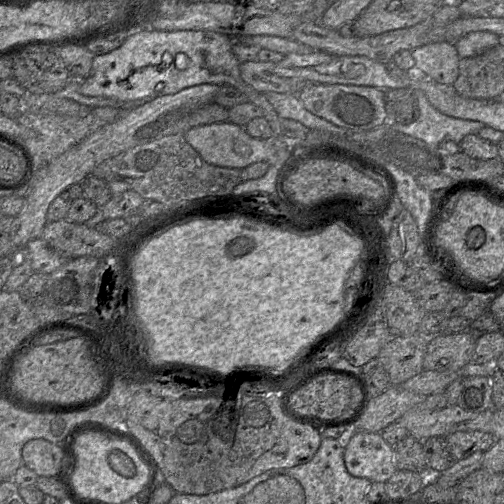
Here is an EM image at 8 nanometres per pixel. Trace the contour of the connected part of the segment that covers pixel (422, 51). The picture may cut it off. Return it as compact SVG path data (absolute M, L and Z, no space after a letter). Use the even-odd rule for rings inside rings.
M441 41L419 46L411 51L416 71L423 72L429 79L452 86L459 74L457 49L454 44Z

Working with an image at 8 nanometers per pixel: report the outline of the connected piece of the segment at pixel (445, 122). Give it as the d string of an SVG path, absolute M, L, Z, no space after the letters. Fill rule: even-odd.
M414 89L418 106L418 118L410 124L390 120L393 129L424 141L430 146L438 146L443 140L457 144L468 134L477 134L485 124L447 116L433 107L420 89Z

